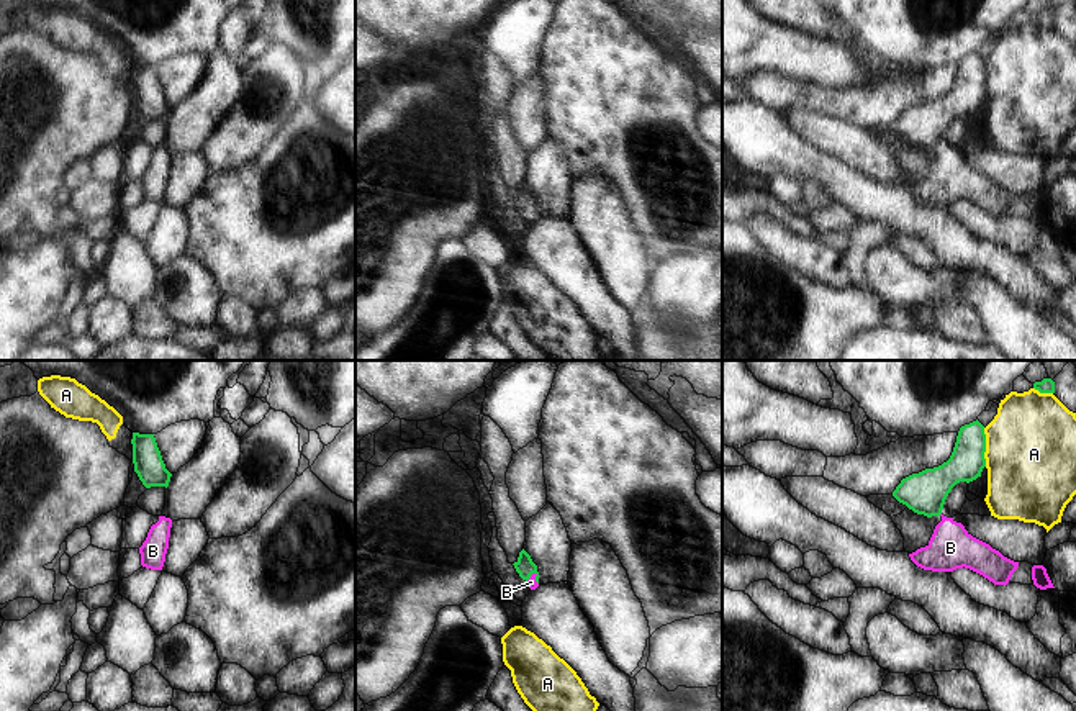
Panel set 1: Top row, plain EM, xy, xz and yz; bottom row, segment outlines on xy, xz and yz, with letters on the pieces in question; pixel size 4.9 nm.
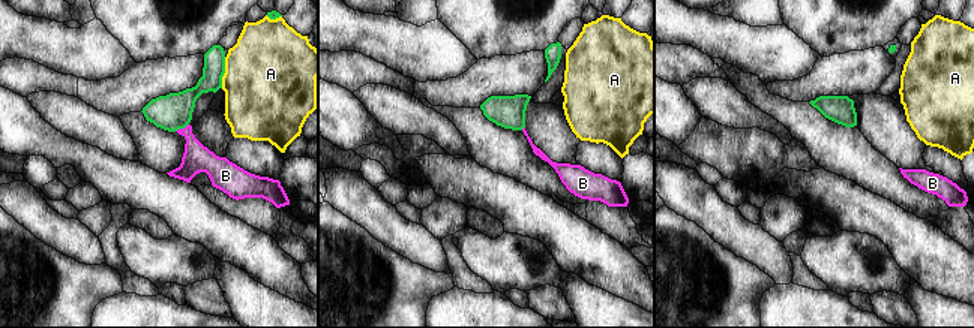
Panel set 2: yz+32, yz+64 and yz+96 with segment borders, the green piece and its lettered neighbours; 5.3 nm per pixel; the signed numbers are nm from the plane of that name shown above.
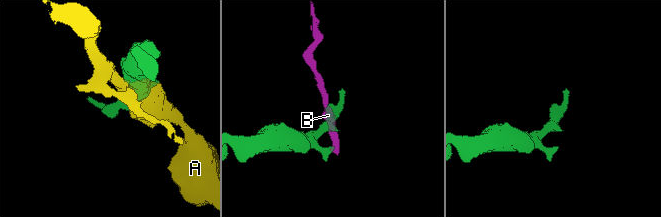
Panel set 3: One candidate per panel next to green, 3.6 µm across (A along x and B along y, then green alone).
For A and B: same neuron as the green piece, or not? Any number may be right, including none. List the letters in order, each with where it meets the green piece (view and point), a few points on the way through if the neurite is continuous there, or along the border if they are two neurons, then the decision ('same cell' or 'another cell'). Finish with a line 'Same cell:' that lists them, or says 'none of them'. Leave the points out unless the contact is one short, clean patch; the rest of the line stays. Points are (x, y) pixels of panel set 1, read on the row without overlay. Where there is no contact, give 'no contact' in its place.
A: yz (985, 81) | another cell
B: xz (531, 207) | across xz (524, 199), (531, 207), (531, 215) | same cell
Same cell: B

